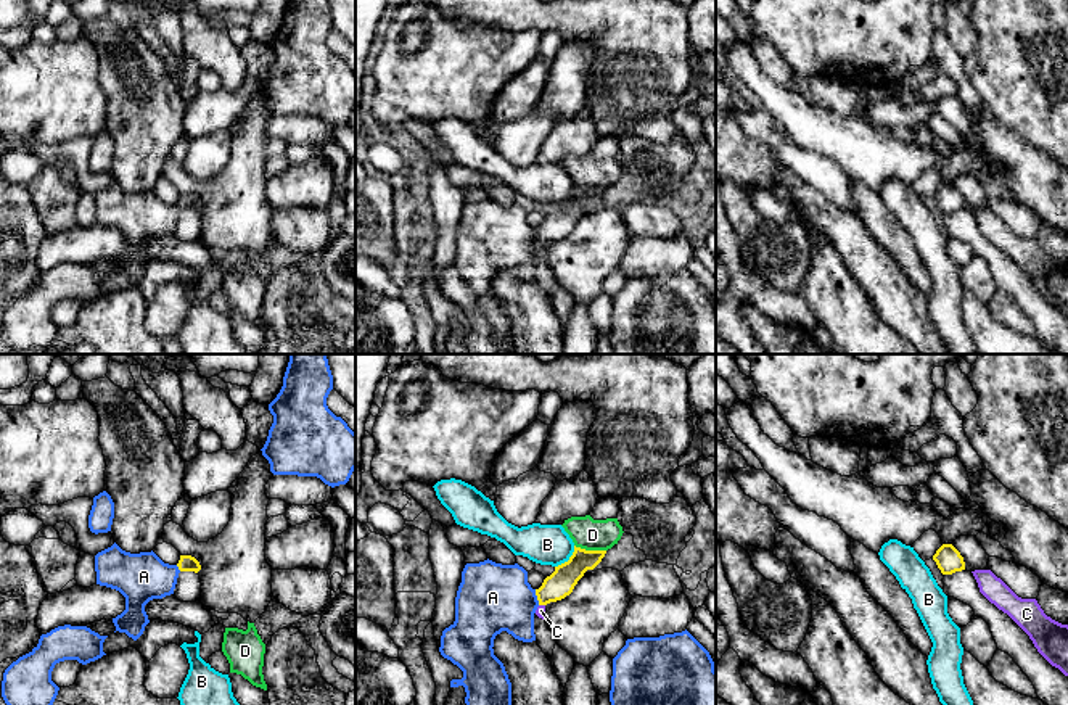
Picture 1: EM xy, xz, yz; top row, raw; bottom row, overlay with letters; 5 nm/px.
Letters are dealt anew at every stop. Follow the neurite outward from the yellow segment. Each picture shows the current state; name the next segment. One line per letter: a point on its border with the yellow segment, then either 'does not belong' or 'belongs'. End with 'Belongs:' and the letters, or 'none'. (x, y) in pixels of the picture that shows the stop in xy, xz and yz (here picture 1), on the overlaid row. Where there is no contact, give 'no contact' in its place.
A: xz (538, 597) | does not belong
B: xz (570, 559) | does not belong
C: xz (542, 604) | belongs
D: xz (591, 551) | does not belong
Belongs: C

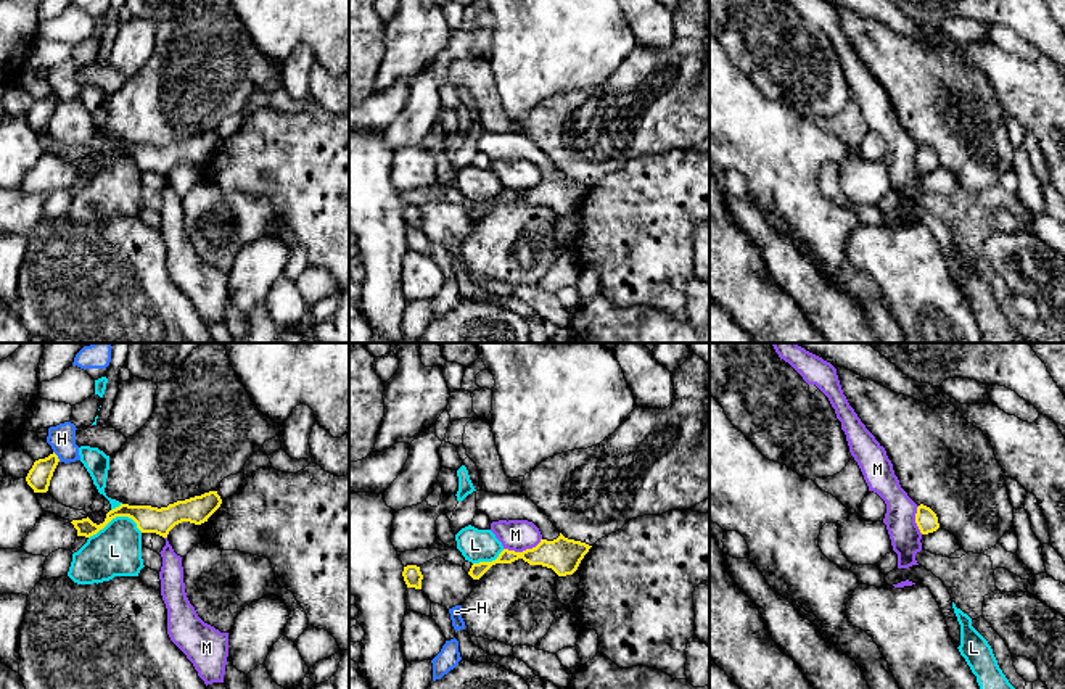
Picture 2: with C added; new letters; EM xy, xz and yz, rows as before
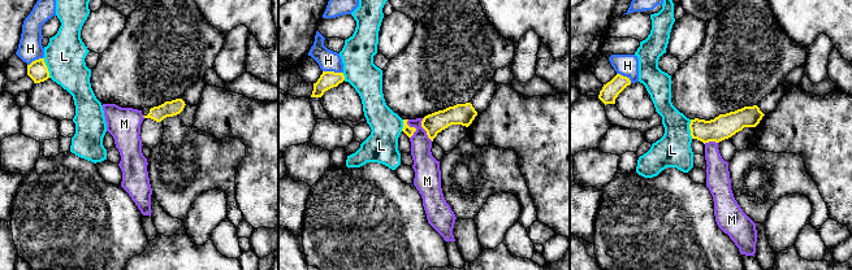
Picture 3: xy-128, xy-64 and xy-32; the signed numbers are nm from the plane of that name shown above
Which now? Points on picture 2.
H: xy (57, 456) | does not belong
L: xy (116, 515) | does not belong
M: xz (523, 551) | does not belong
Belongs: none

